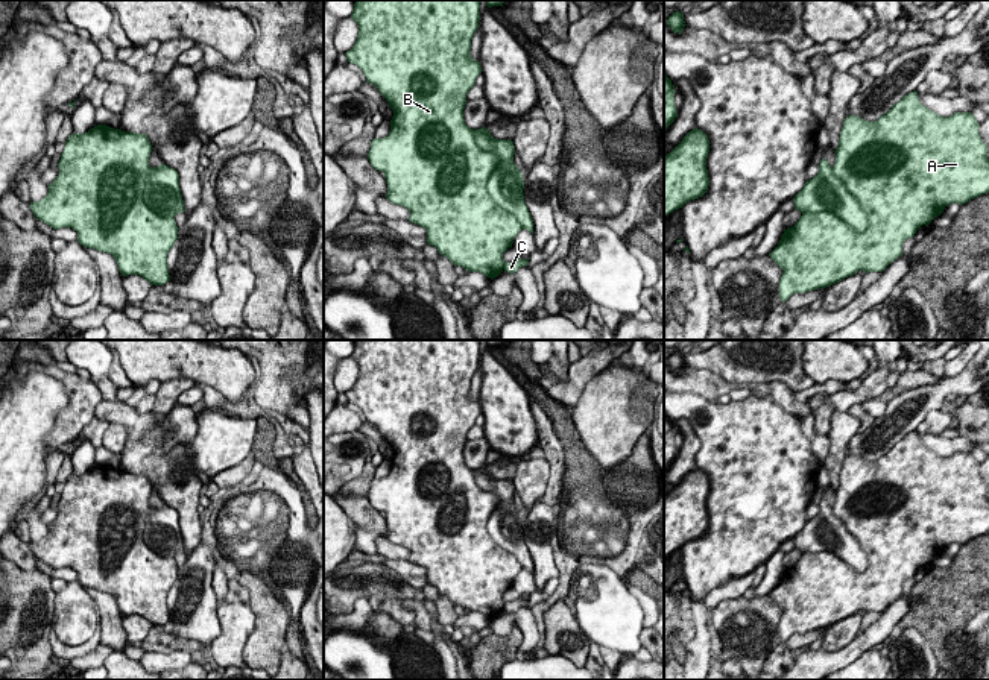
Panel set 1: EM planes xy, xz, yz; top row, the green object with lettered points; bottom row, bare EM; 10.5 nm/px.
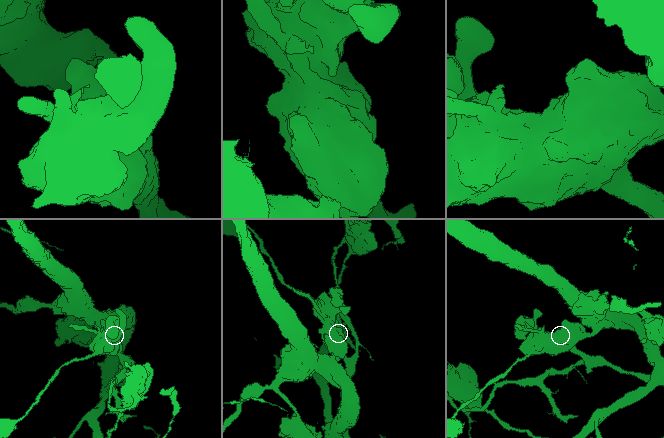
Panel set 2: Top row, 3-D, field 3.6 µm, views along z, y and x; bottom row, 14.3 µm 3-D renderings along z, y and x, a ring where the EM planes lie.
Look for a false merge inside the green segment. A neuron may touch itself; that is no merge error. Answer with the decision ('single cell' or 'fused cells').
single cell

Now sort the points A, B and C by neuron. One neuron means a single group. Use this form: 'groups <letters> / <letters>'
groups A B C

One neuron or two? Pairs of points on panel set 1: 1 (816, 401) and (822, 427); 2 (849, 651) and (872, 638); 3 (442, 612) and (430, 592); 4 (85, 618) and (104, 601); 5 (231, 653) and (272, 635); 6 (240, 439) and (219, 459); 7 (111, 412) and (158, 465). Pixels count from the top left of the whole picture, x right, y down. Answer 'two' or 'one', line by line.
1: one
2: one
3: one
4: two
5: two
6: one
7: one

